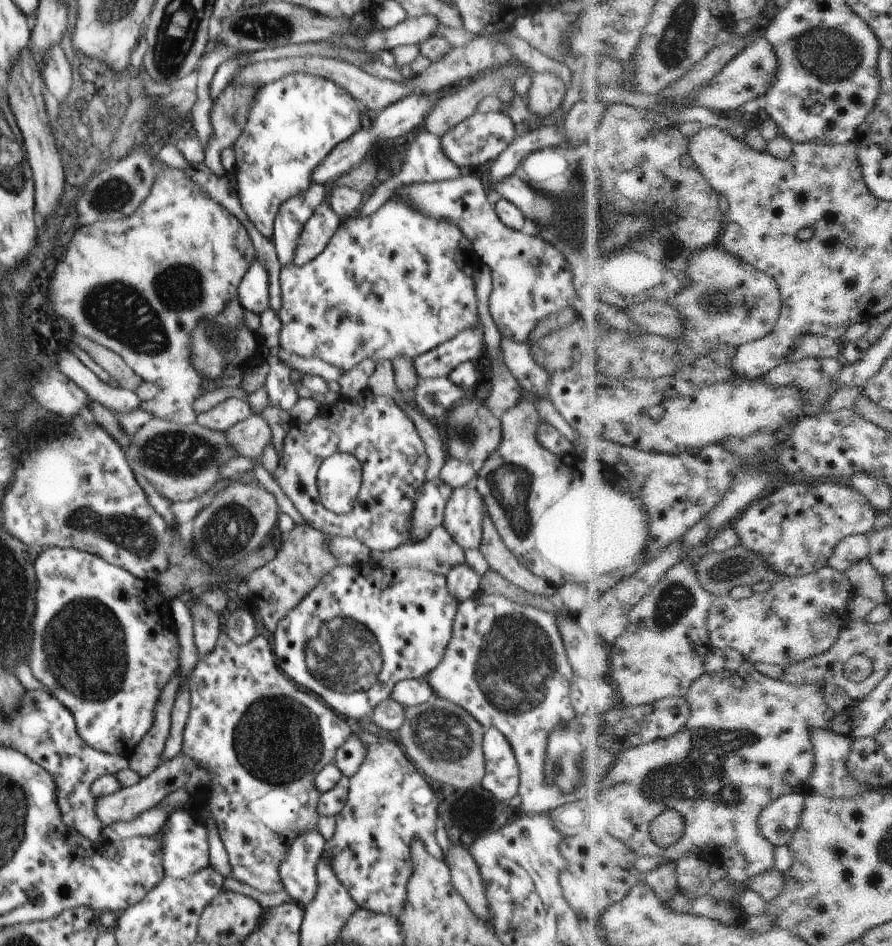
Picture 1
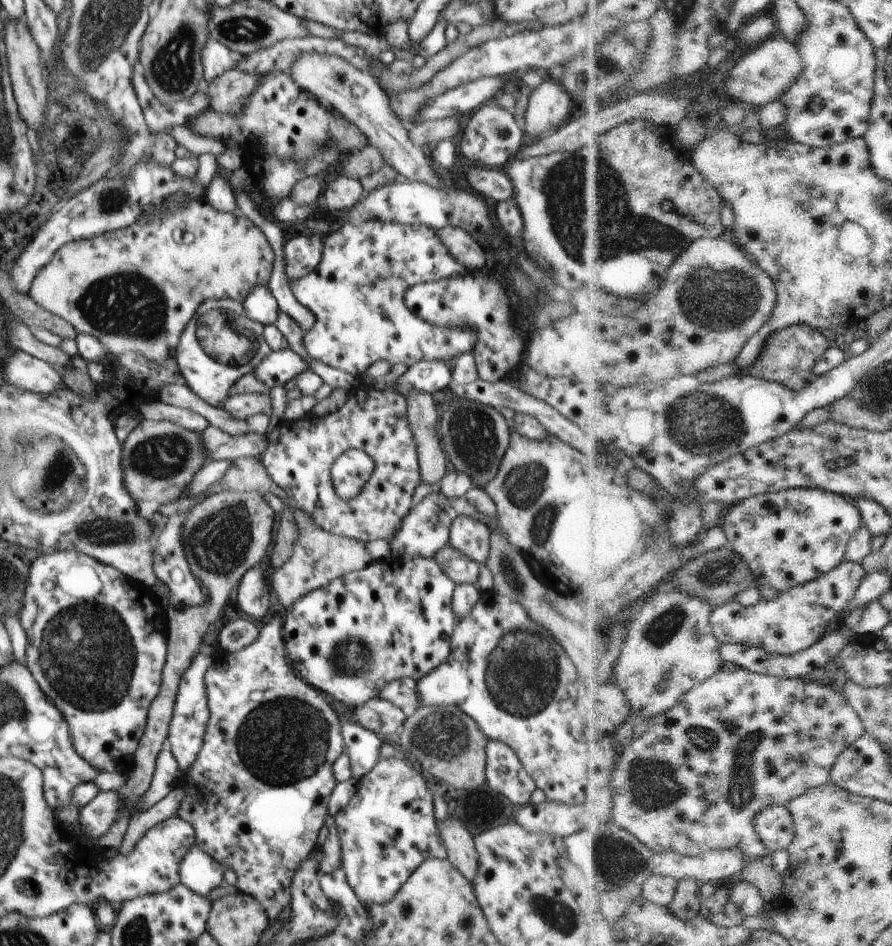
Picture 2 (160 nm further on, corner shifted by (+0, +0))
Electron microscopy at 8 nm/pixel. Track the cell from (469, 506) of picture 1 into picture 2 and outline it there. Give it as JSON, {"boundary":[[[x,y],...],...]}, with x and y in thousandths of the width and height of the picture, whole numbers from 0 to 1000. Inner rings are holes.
{"boundary":[[[515,545],[503,560],[503,575],[536,596],[545,596],[549,581],[549,558],[529,547]]]}

